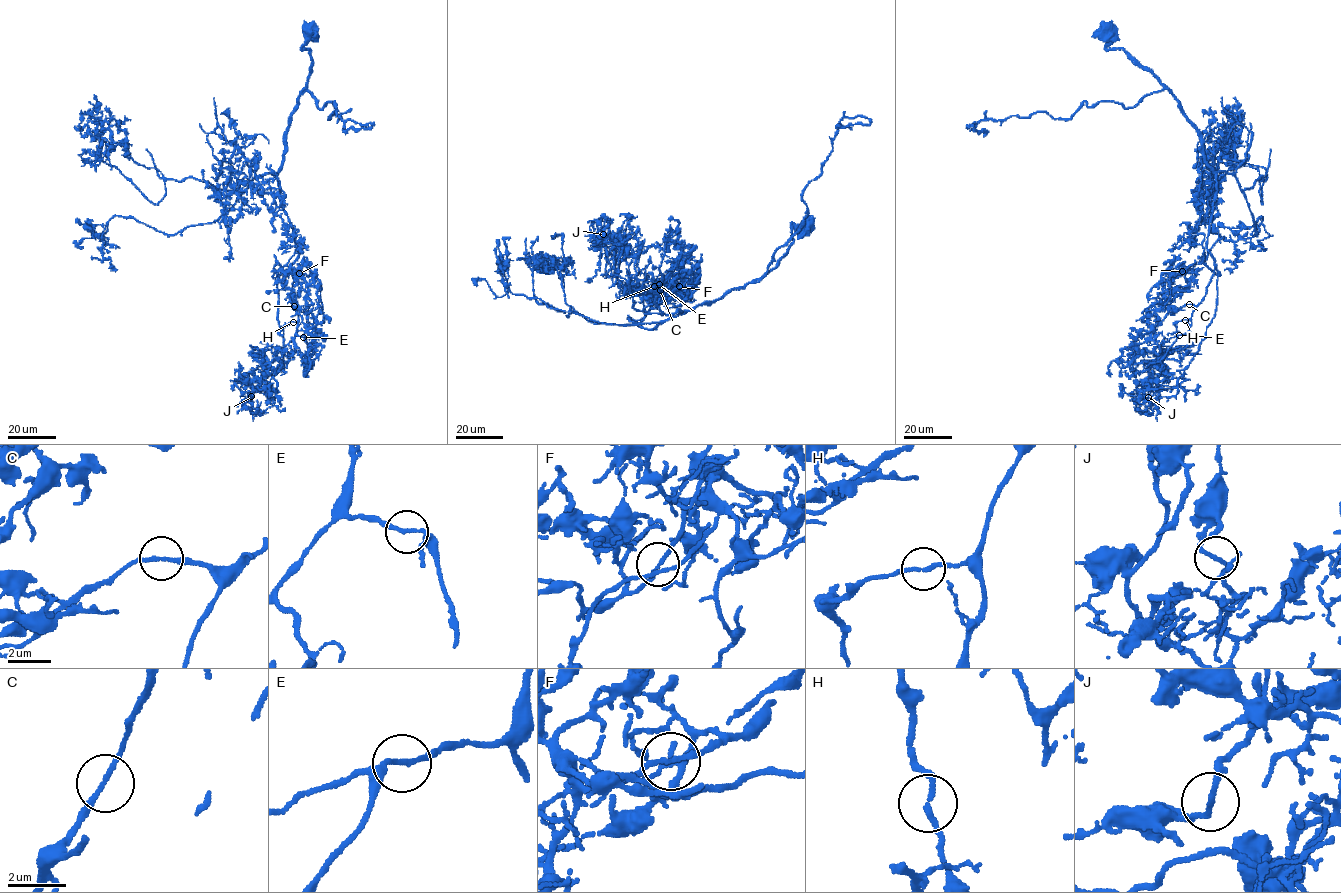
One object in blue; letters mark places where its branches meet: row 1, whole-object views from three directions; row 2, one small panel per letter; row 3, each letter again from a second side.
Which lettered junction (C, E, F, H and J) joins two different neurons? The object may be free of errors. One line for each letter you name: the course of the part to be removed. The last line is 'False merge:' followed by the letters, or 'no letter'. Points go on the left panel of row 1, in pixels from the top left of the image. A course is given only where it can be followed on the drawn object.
False merge: no letter

